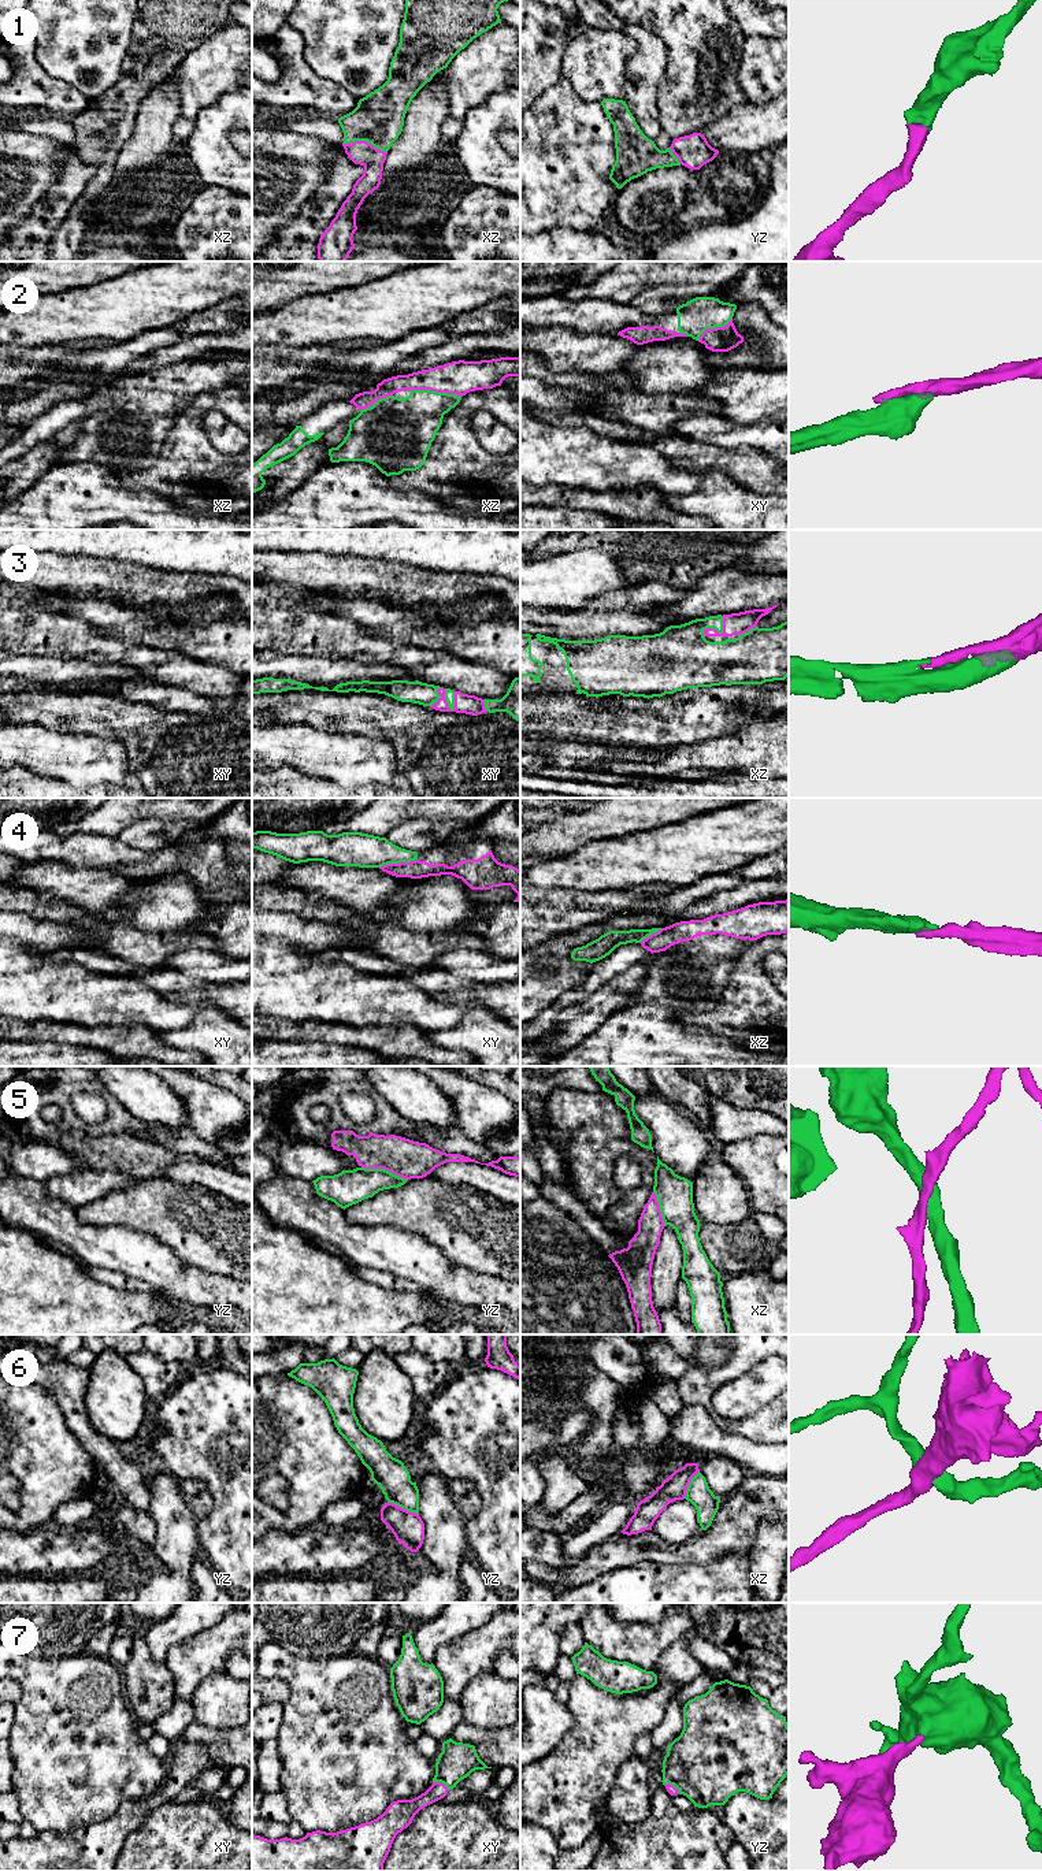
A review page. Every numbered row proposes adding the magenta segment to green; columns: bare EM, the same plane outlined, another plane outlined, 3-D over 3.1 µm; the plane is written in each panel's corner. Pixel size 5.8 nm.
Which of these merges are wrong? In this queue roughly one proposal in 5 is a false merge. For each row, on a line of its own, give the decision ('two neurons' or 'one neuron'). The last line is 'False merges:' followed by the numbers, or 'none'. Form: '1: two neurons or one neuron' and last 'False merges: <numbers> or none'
1: one neuron
2: one neuron
3: one neuron
4: two neurons
5: two neurons
6: two neurons
7: one neuron
False merges: 4, 5, 6

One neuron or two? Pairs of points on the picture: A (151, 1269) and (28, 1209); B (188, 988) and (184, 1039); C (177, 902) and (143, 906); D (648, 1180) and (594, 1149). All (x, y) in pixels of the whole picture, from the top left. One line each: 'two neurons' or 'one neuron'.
A: one neuron
B: two neurons
C: one neuron
D: one neuron

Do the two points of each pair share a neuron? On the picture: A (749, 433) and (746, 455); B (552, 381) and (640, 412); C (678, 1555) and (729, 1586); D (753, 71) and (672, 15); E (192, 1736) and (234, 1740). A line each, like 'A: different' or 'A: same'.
A: different
B: same
C: different
D: different
E: same

